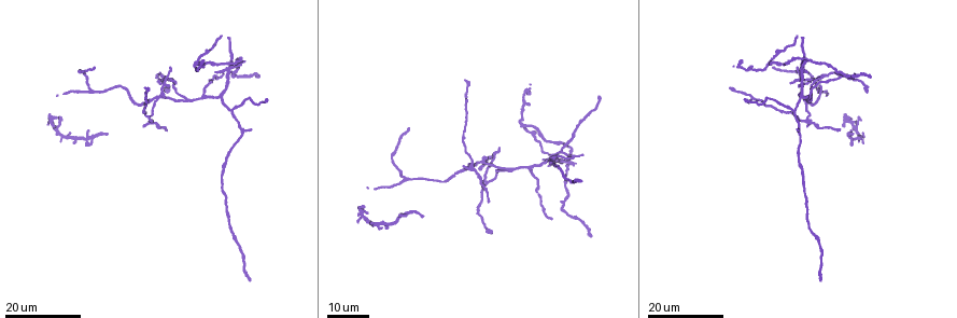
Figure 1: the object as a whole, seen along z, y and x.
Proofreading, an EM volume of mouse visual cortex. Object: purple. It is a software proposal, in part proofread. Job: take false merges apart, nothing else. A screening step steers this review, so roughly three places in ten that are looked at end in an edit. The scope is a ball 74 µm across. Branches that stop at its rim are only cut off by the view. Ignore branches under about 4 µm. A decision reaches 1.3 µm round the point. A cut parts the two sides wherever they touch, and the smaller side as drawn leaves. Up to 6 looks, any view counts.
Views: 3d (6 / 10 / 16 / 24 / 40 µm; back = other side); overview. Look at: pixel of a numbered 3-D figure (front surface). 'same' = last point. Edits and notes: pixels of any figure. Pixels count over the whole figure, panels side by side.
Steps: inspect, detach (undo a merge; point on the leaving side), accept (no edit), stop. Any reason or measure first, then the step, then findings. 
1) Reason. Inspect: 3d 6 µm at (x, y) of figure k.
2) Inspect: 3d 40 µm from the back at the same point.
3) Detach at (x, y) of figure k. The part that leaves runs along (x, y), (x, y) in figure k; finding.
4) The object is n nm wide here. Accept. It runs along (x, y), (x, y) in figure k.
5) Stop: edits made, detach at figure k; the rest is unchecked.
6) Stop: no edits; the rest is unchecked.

Inspect: 3d 16 µm at (189, 99) of figure 1.

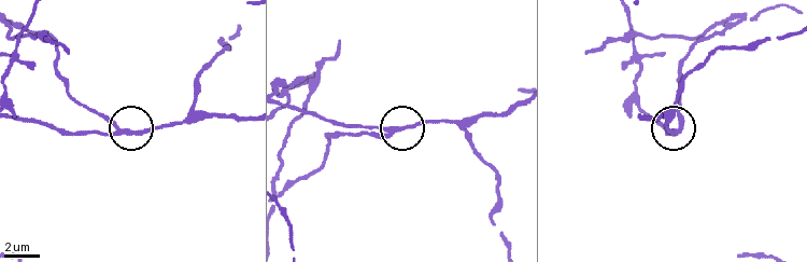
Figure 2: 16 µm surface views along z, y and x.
Inspect: 3d 6 µm at (390, 131) of figure 2.

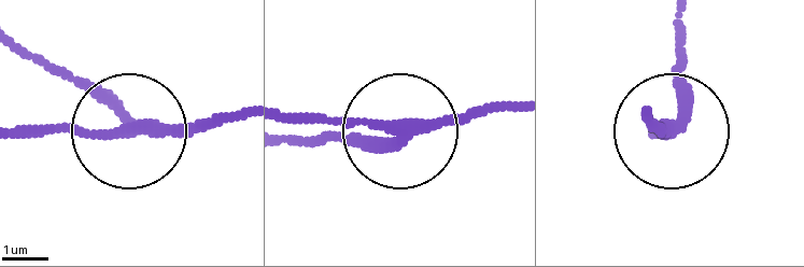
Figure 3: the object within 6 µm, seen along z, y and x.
Accept. It runs along (330, 117), (372, 117), (392, 134), (319, 141) in figure 3; one neuron here.

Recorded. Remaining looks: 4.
A fork. Inspect: 3d 16 µm at (204, 94) of figure 1.

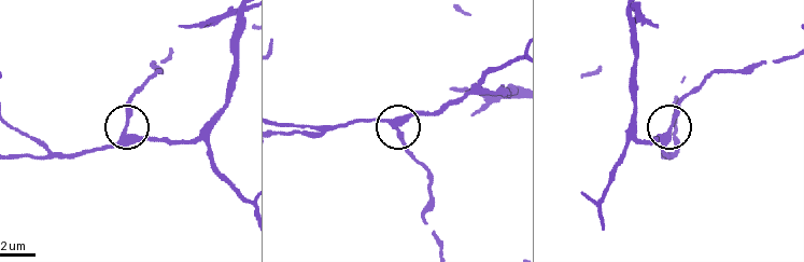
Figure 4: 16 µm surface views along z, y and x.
Inspect: 3d 10 µm at (395, 127) of figure 4.

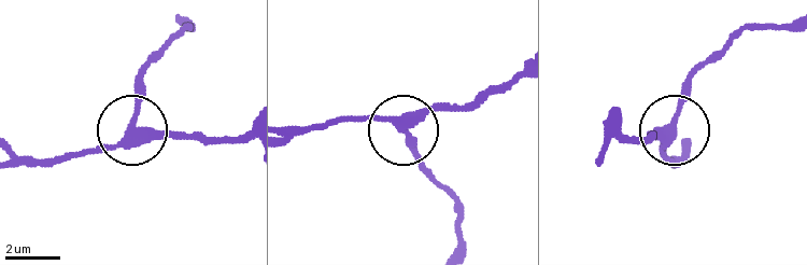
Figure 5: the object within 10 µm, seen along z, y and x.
The side arm is 18 µm long. Accept. It runs along (18, 165), (54, 165), (116, 143), (137, 102), (137, 70) in figure 5; one neuron here.

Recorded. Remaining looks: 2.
Side arm on a straight run. Inspect: 3d 24 µm at (521, 126) of figure 1.

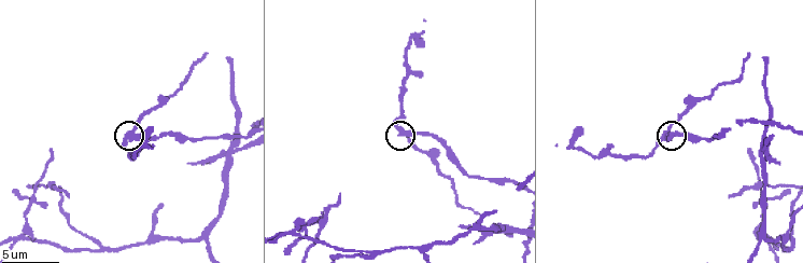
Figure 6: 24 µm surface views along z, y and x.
Inspect: 3d 10 µm at (665, 130) of figure 6.

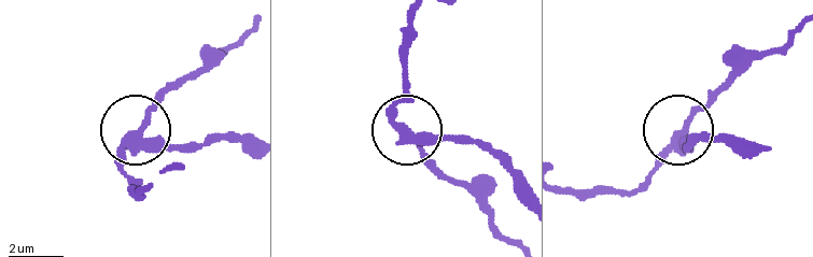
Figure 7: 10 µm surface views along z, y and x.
The side arm is 12 µm long; 3 arms meet here. Detach at (173, 145) of figure 7. A second neuron is stuck on.

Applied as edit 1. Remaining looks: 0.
Stop: edits made, detach at figure 7; the rest is unchecked.

